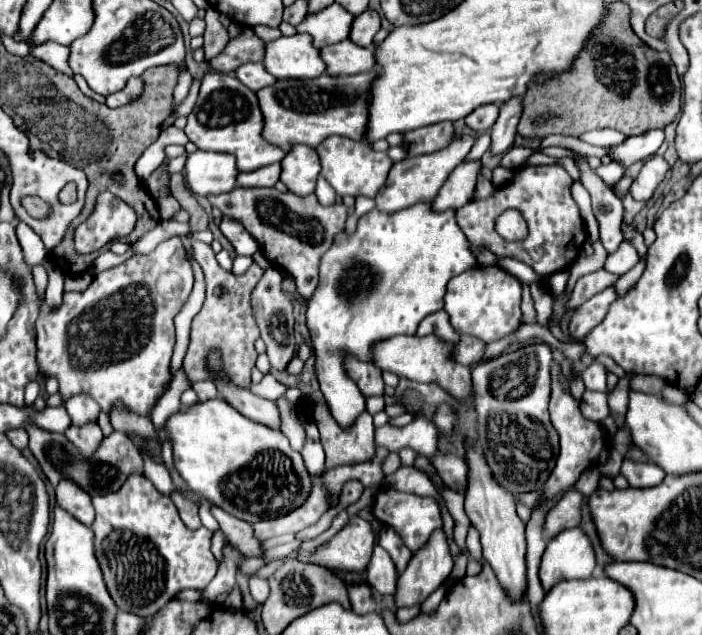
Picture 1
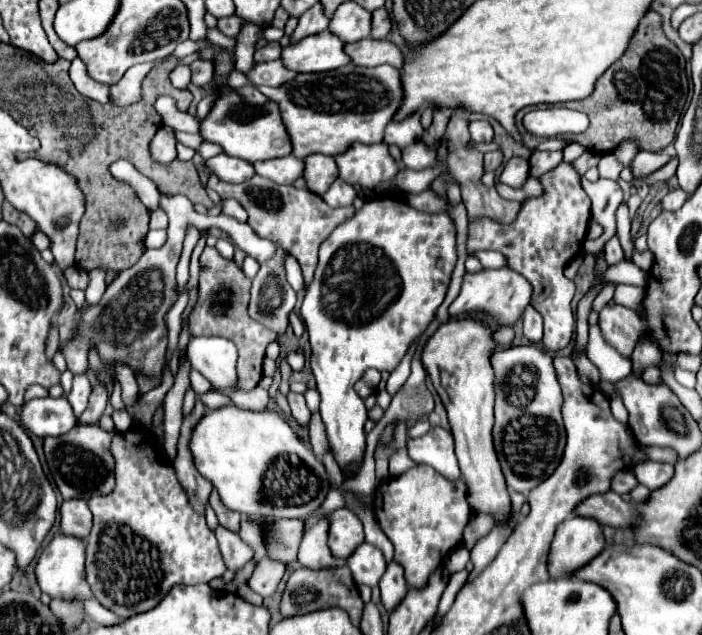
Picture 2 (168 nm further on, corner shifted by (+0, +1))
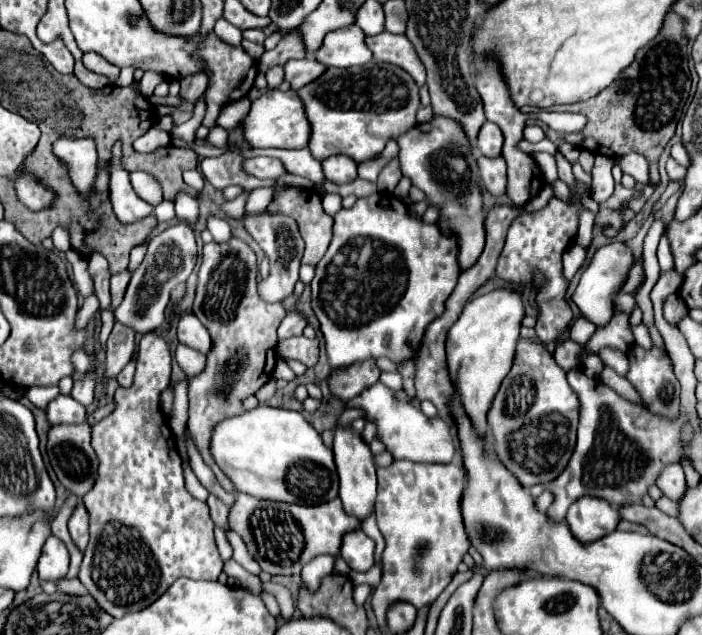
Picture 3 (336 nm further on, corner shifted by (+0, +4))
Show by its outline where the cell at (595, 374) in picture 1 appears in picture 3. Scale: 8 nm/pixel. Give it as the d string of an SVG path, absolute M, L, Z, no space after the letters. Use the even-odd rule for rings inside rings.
M608 243L604 247L600 247L590 265L586 267L586 271L582 273L582 279L572 295L572 301L578 305L578 309L582 311L584 317L588 317L596 327L602 327L606 325L610 319L612 319L612 303L614 303L614 295L620 293L622 285L626 283L628 279L628 271L632 269L632 265L636 263L634 255L632 255L632 249L626 247L624 243Z

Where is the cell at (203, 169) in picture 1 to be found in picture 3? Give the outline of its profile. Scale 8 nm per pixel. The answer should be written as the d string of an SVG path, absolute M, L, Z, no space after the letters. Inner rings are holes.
M254 157L244 161L244 171L258 177L258 179L278 179L286 173L280 159L272 157Z

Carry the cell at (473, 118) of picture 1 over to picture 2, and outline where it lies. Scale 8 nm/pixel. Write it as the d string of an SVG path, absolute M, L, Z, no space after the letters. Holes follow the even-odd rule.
M472 120L470 122L470 134L474 142L490 142L494 132L488 120Z

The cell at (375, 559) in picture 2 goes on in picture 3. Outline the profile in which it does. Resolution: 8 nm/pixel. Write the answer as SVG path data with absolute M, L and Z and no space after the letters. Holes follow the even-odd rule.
M362 529L348 531L342 537L340 557L344 557L354 571L368 571L374 565L374 541Z

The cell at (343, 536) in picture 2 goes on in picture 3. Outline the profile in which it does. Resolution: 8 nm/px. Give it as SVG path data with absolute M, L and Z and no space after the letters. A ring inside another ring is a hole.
M236 493L236 501L228 515L228 527L244 539L250 555L256 559L262 571L270 575L298 575L316 555L336 555L340 551L342 535L360 527L360 521L344 513L338 497L322 505L306 507Z

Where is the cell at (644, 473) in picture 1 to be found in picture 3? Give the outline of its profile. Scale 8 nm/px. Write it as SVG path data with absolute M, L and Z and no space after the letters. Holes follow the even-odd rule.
M674 465L674 467L666 467L664 469L664 475L660 475L660 481L656 483L662 493L672 499L672 501L680 501L686 493L686 479L684 479L684 471L680 465Z

